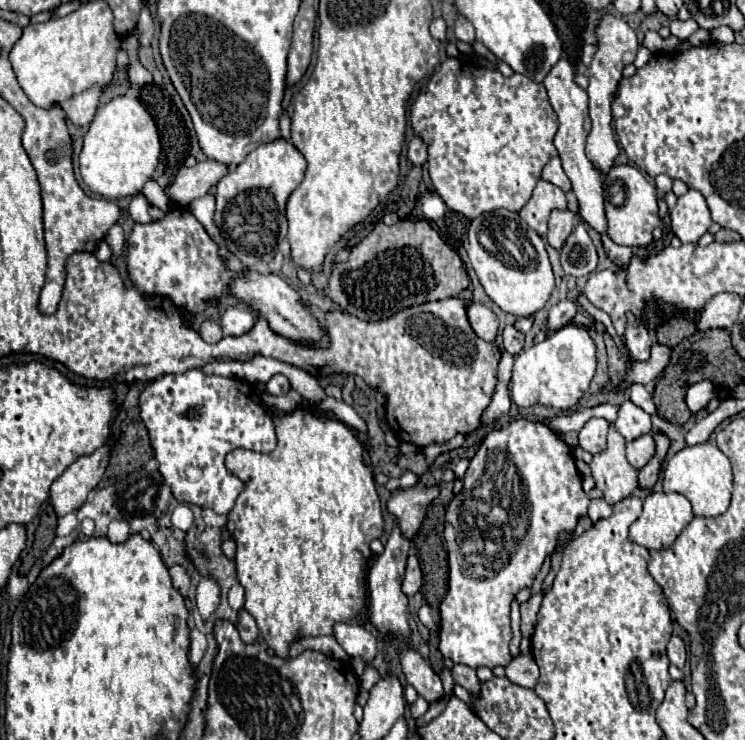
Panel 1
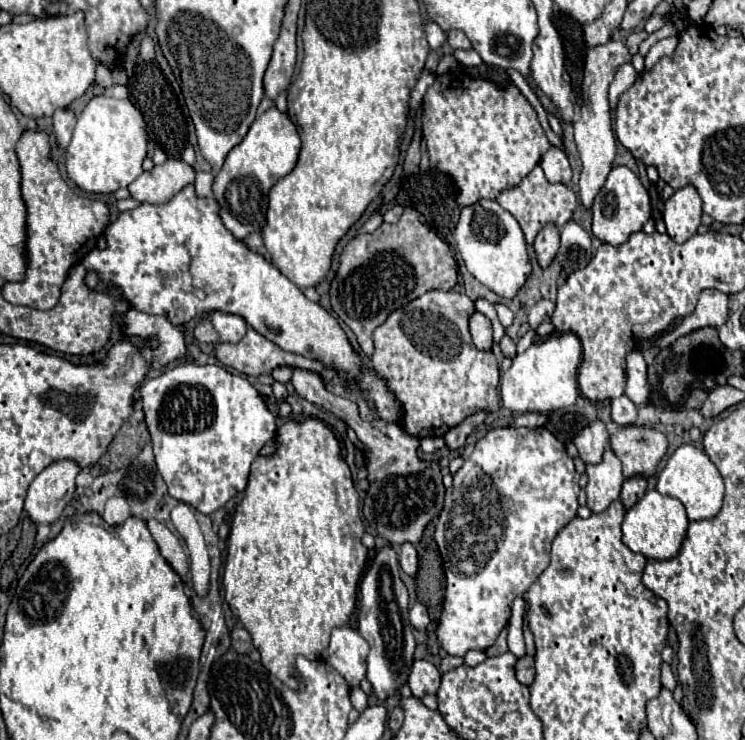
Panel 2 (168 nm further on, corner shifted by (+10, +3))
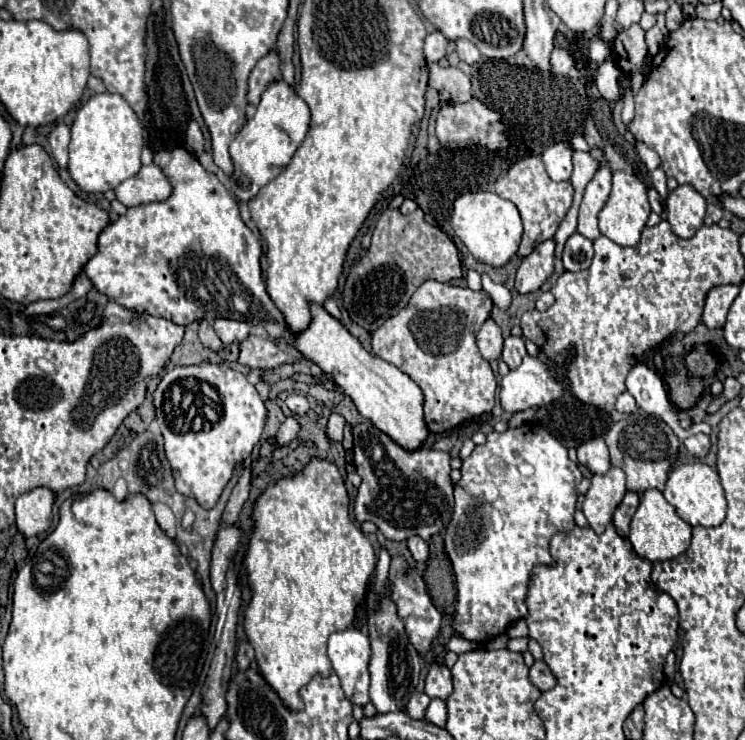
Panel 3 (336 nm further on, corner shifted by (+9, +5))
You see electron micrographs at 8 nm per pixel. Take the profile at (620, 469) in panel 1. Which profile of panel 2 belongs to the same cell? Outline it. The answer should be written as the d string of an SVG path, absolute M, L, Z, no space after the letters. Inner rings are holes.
M606 447L604 457L598 465L590 465L590 463L586 465L586 475L588 475L586 495L592 513L604 511L612 501L620 497L620 489L624 483L622 463L610 447Z

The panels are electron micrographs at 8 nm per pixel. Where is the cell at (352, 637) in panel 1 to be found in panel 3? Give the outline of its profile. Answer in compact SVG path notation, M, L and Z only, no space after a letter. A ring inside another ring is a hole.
M359 629L337 631L329 637L329 659L341 681L345 697L353 705L369 703L369 637Z

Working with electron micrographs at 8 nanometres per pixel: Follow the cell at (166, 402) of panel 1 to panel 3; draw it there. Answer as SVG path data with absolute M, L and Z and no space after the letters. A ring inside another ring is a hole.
M201 363L189 367L173 367L167 371L159 387L153 391L153 403L161 433L165 437L165 455L173 467L177 491L187 497L195 497L201 507L211 509L231 479L233 469L253 453L253 447L261 439L267 417L261 397L241 371L229 367L223 371L215 363Z

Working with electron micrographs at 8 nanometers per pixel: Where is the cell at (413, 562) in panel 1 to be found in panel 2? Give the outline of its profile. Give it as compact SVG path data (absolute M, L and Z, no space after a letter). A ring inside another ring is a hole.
M404 543L400 545L400 567L406 575L414 577L416 575L416 569L418 569L418 555L416 555L416 549L410 545L410 543Z

